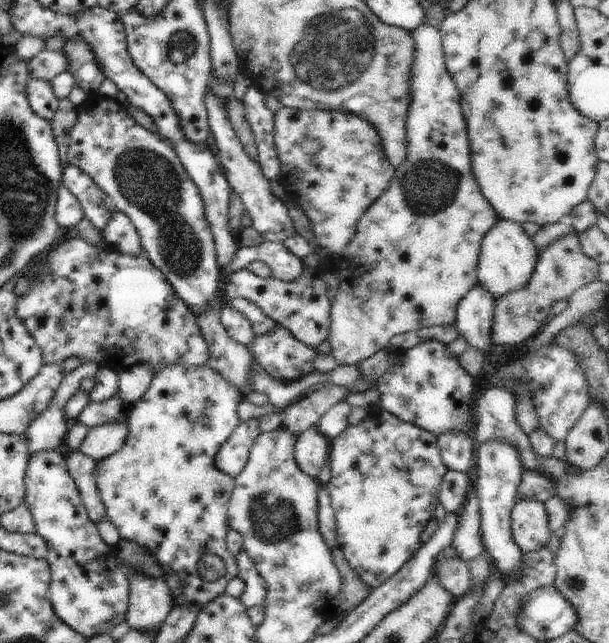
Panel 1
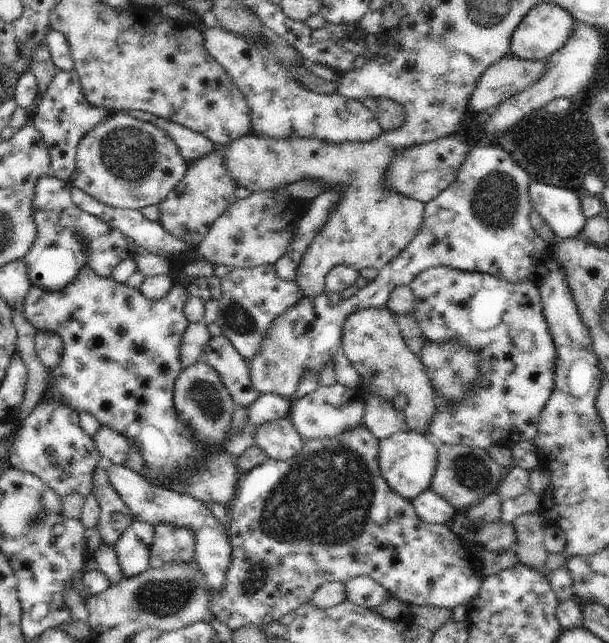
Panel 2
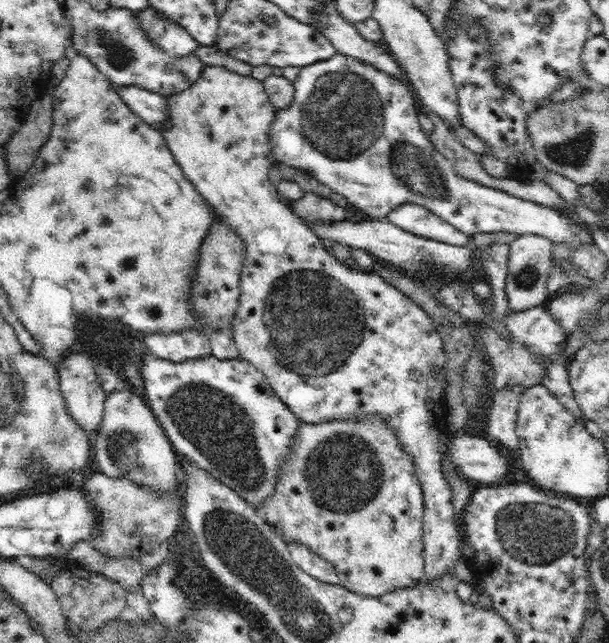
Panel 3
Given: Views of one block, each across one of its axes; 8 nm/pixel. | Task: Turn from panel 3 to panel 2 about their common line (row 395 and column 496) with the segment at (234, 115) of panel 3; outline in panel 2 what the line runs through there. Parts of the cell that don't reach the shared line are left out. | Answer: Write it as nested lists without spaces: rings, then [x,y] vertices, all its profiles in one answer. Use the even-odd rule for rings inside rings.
[[[435,266],[426,269],[409,282],[416,296],[414,316],[424,336],[432,342],[458,342],[480,358],[478,380],[470,386],[470,394],[462,398],[460,404],[438,404],[428,426],[429,437],[436,443],[464,445],[488,451],[490,446],[530,442],[536,438],[541,412],[554,388],[554,366],[556,366],[556,346],[550,336],[541,292],[531,280],[520,284],[510,284],[498,280],[490,274],[462,272],[447,266]]]

